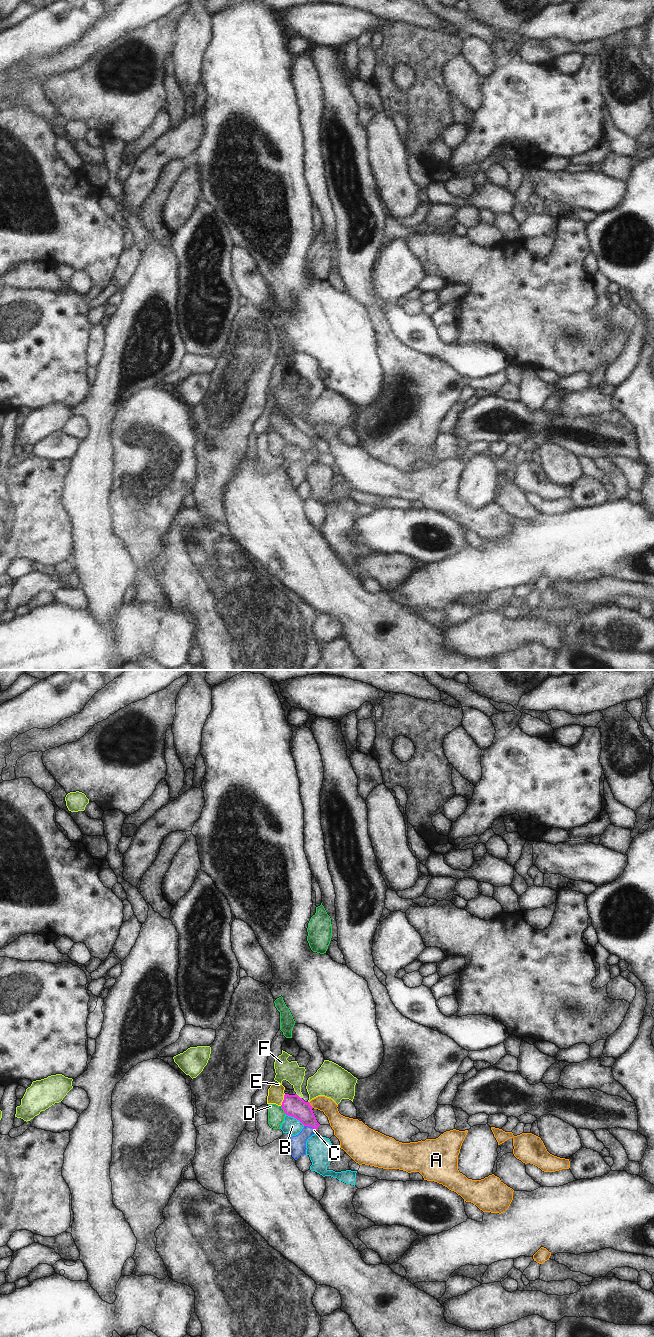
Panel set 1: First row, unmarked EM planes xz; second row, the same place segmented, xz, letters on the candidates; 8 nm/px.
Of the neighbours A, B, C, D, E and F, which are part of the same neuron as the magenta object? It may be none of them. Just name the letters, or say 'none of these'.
E

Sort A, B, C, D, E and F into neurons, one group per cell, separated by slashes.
A / B / C / D / E / F

